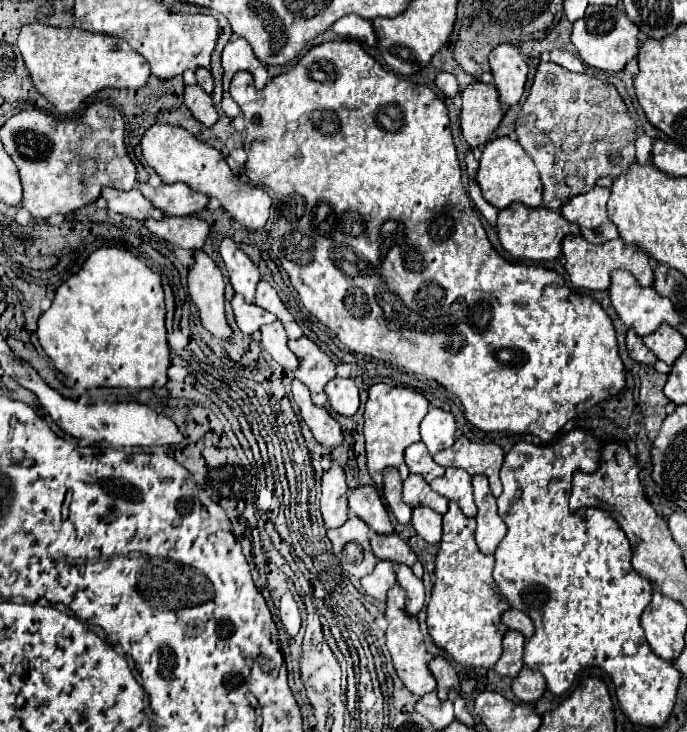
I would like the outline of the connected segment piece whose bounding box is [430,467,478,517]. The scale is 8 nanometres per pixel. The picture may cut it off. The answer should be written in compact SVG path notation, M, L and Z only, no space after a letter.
M450 467L446 469L444 477L438 477L430 483L430 487L444 495L450 501L456 501L460 505L460 509L464 511L466 517L474 517L476 515L476 505L474 505L474 497L472 497L472 483L470 483L470 475L464 469L458 467Z

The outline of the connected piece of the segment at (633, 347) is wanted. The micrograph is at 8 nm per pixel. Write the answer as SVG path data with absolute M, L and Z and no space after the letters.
M628 329L626 345L628 345L630 357L632 357L634 361L644 363L644 365L654 365L654 363L656 363L656 355L642 343L642 337L638 337L634 329Z

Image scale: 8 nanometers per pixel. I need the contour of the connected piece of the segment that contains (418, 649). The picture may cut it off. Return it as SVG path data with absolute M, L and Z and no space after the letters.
M394 585L388 591L388 599L386 599L386 619L388 619L388 629L386 629L386 645L388 651L392 655L394 661L394 669L398 671L400 679L404 681L406 689L418 697L430 693L436 689L436 679L428 669L428 661L426 661L426 647L424 647L424 639L418 627L418 619L406 613L406 605L404 605L404 589L400 585Z

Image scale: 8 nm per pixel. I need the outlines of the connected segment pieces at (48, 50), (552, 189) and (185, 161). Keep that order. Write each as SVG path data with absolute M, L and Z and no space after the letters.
M42 23L26 25L18 35L18 49L26 57L34 87L60 111L72 113L80 103L106 87L140 89L150 77L148 61L124 39L102 33L88 33L82 27L56 29Z
M544 61L536 69L530 95L516 119L516 135L524 151L534 159L544 183L544 207L560 209L568 199L588 193L600 177L616 177L636 159L636 125L612 83L600 81L586 73L572 73L552 61Z
M152 125L142 137L142 155L164 183L182 181L194 191L218 199L222 207L232 215L232 219L246 225L248 229L262 229L268 221L272 207L270 195L262 187L242 183L240 177L228 167L220 151L198 141L190 131L174 125Z

